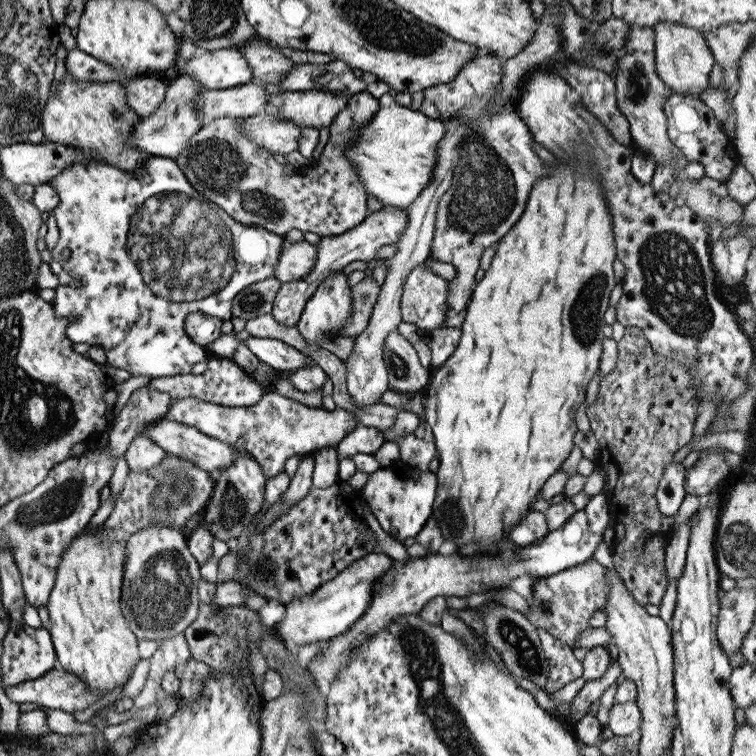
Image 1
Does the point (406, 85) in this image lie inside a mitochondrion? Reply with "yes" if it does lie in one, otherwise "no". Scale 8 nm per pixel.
no

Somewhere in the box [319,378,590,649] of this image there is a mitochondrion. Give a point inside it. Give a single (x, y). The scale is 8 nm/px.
(452, 517)

